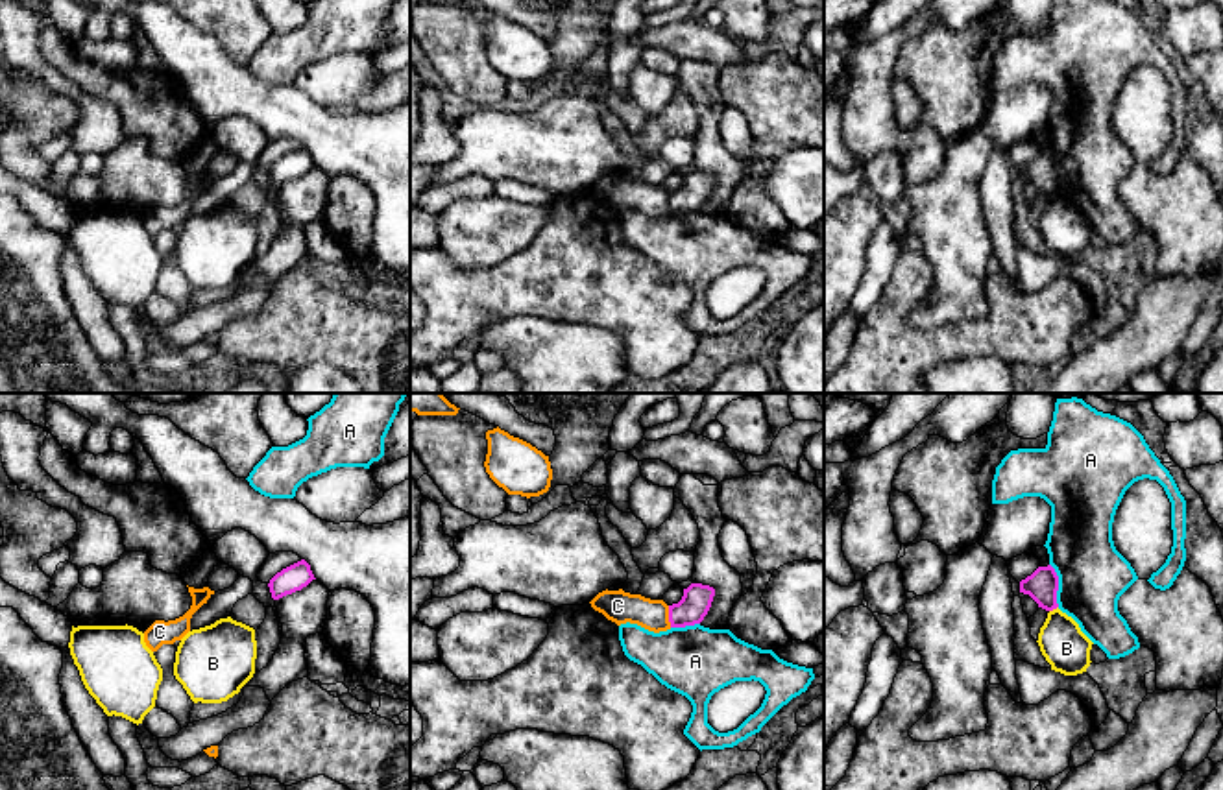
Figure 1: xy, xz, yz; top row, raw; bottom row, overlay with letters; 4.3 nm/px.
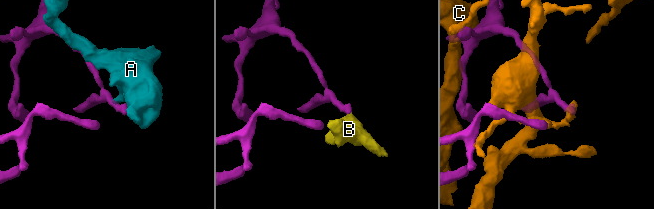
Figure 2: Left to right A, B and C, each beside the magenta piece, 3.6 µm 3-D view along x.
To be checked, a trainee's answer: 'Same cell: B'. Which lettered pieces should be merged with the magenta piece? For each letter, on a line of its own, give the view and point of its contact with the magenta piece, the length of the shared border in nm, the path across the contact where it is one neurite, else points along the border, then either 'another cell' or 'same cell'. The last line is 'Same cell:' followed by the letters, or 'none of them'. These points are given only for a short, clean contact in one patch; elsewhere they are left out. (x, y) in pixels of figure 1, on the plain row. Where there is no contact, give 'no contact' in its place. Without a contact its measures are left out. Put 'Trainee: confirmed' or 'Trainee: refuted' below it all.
A: meets magenta in yz at (1057, 172); contact 200 nm long; another cell
B: meets magenta in yz at (1053, 194); contact 50 nm long; border along yz (1057, 192), (1050, 198); another cell
C: meets magenta in xz at (669, 203); contact 100 nm long; another cell
Same cell: none of them
Trainee: refuted

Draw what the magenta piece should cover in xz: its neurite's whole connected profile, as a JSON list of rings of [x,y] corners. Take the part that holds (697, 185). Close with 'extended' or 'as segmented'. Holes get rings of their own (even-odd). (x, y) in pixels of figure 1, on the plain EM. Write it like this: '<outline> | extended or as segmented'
[[[691,170],[684,175],[684,183],[678,190],[669,192],[671,214],[695,212],[708,201],[715,175],[702,170]]] | as segmented

